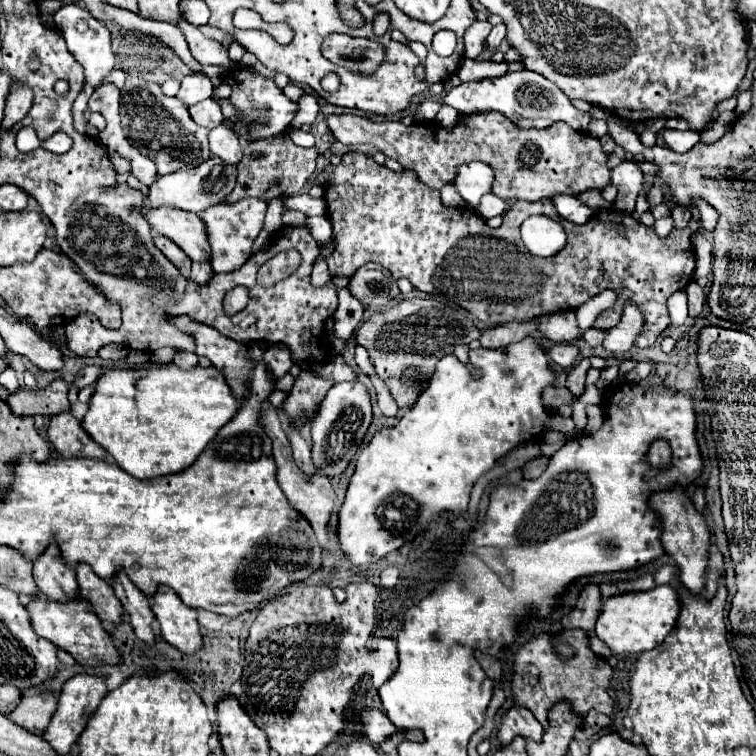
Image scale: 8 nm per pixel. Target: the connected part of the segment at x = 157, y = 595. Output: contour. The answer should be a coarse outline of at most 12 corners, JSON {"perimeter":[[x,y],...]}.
{"perimeter":[[158,586],[152,612],[180,652],[202,646],[196,612]]}

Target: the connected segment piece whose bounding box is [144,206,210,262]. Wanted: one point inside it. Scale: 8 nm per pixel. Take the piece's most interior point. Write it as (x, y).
(186, 229)

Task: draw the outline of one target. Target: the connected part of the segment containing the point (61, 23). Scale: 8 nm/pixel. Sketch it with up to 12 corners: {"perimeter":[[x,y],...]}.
{"perimeter":[[78,4],[62,6],[54,24],[100,86],[114,70],[112,34]]}

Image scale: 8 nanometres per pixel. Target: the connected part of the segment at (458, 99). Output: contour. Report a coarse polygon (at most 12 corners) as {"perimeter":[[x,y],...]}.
{"perimeter":[[530,70],[462,82],[444,104],[498,110],[520,128],[558,120],[586,130],[580,112]]}

